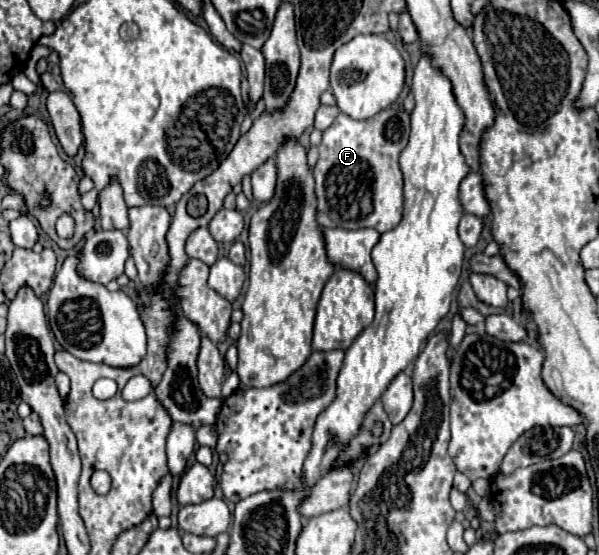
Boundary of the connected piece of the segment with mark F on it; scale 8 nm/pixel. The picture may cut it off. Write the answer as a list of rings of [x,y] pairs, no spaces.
[[[386,108],[368,120],[354,120],[348,114],[338,114],[320,142],[320,158],[314,168],[318,210],[328,214],[340,228],[360,230],[376,228],[380,234],[394,230],[402,220],[402,172],[398,166],[398,154],[408,144],[410,114],[404,108]]]

